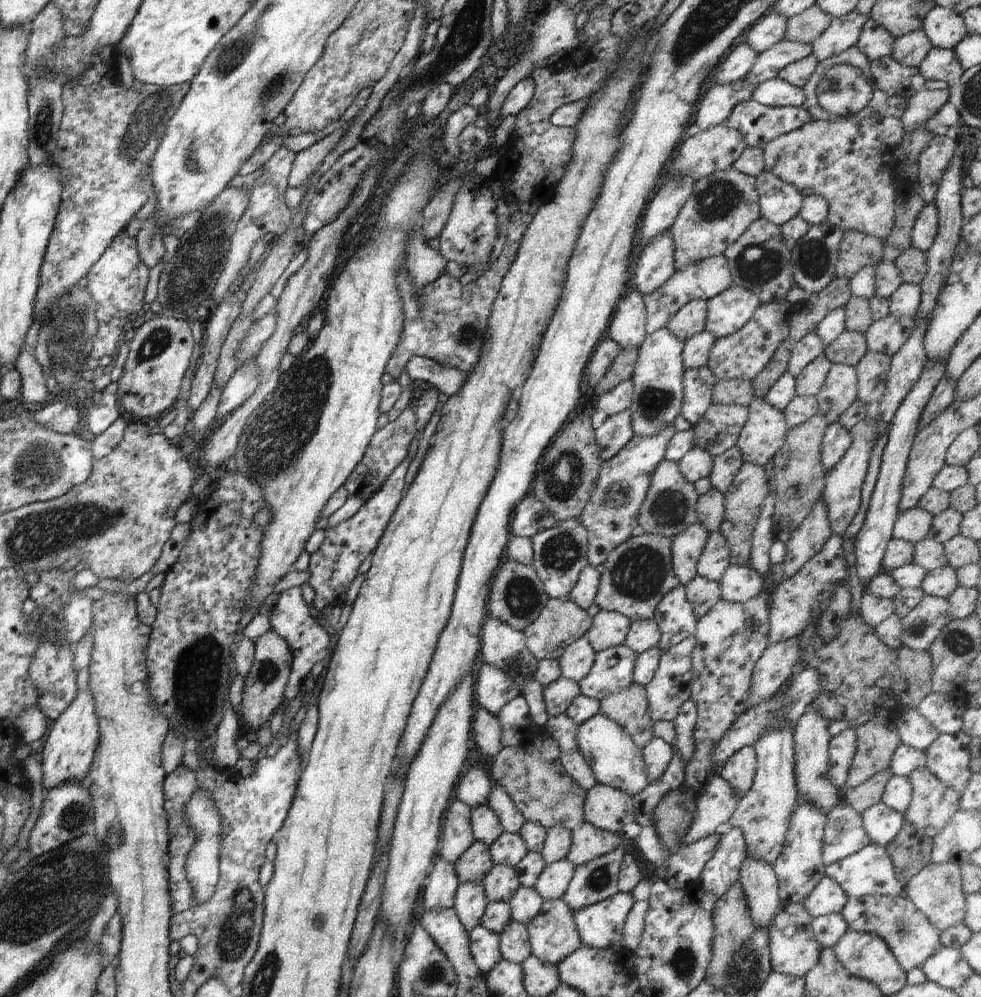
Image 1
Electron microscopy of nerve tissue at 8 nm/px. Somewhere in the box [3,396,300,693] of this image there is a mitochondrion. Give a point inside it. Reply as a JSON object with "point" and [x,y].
{"point":[39,466]}

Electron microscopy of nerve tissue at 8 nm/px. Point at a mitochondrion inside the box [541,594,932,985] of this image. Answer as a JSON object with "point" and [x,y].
{"point":[683,963]}

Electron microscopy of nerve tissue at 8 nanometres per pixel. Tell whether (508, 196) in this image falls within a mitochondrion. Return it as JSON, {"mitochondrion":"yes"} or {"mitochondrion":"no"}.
{"mitochondrion":"no"}

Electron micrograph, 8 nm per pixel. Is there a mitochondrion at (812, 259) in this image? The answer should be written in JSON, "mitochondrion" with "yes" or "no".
{"mitochondrion":"yes"}

